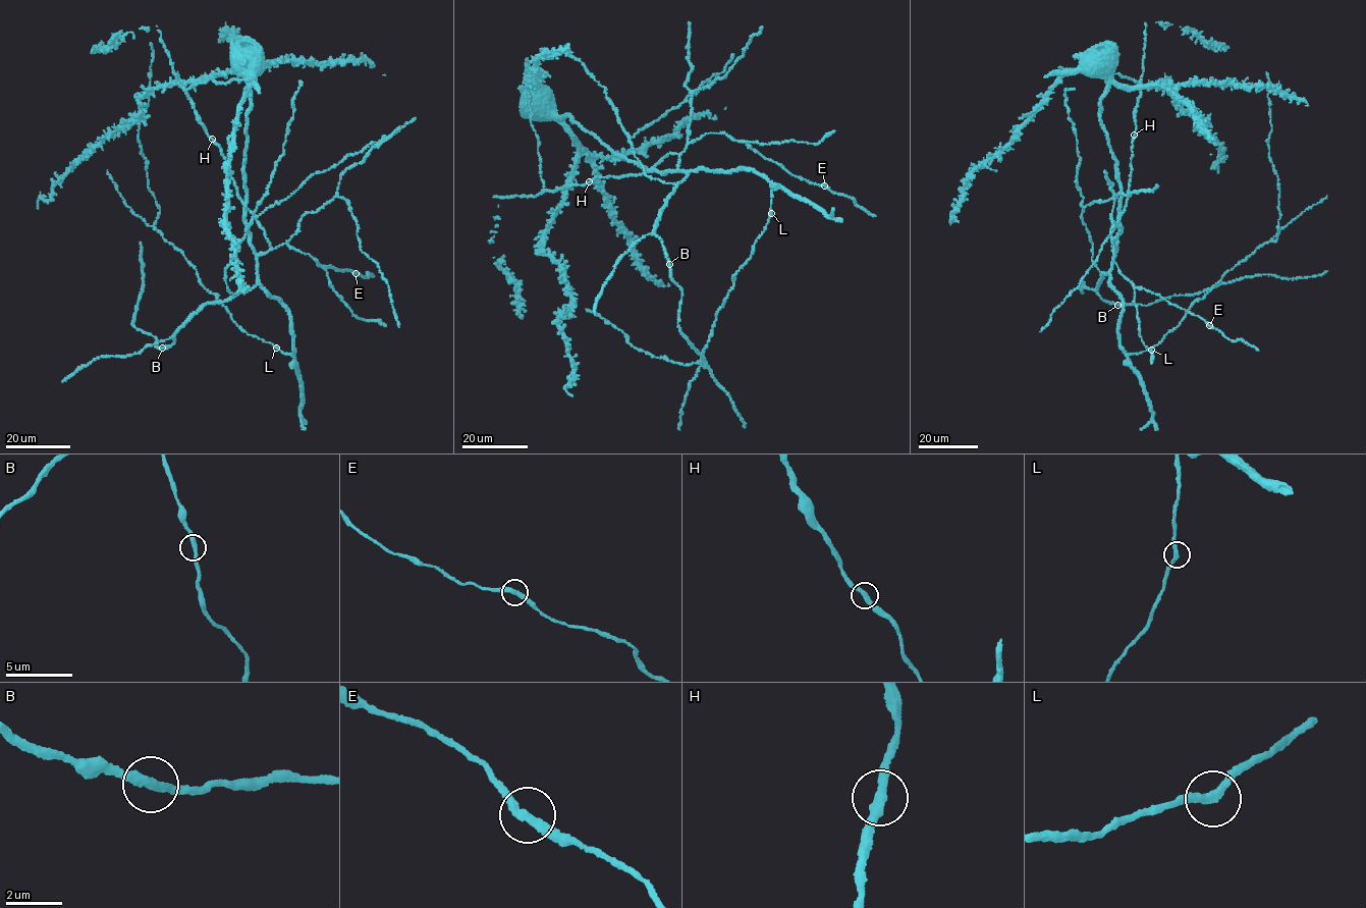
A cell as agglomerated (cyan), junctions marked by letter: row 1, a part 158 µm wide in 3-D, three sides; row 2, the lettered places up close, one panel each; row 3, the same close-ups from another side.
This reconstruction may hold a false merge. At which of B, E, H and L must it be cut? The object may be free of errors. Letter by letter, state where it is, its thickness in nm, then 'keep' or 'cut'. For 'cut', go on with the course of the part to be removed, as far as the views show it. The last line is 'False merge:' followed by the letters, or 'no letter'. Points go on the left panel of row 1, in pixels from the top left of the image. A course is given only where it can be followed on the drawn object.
B: (162, 348) | 320 nm | keep
E: (356, 273) | 320 nm | keep
H: (212, 139) | 320 nm | keep
L: (276, 348) | 280 nm | keep
False merge: no letter

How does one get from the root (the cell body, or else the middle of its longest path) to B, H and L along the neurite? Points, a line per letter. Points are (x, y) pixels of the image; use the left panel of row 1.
B: (250, 49), (244, 223), (255, 255), (257, 283), (223, 301), (204, 305), (176, 332), (171, 344), (162, 348)
H: (250, 49), (244, 223), (252, 249), (262, 254), (271, 246), (254, 213), (238, 196), (220, 146), (212, 139)
L: (250, 49), (244, 223), (261, 286), (287, 311), (293, 355), (276, 348)

